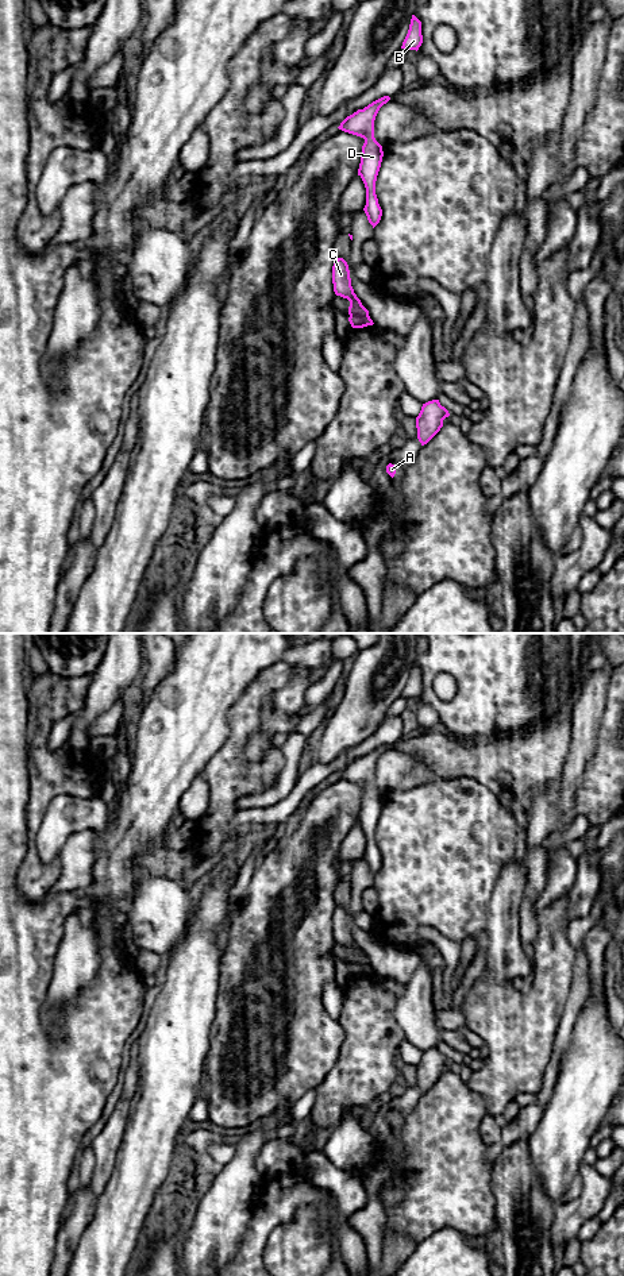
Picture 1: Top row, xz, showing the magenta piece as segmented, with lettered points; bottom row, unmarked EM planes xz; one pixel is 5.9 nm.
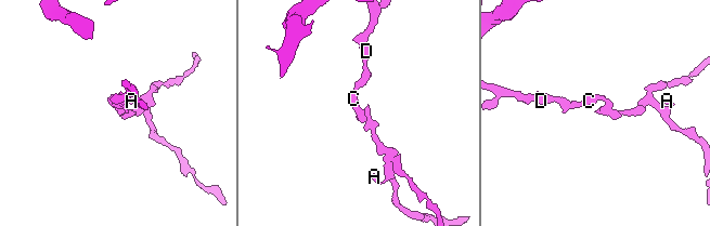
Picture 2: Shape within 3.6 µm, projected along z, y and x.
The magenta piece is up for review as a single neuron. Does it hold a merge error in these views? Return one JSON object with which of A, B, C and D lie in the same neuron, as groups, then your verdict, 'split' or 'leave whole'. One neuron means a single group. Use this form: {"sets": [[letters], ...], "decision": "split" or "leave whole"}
{"sets": [["A"], ["B", "C", "D"]], "decision": "split"}

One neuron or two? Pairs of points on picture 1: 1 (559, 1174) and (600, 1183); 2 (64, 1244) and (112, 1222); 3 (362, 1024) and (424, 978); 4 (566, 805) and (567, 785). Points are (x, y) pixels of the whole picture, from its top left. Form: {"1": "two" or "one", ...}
{"1": "two", "2": "two", "3": "two", "4": "one"}

